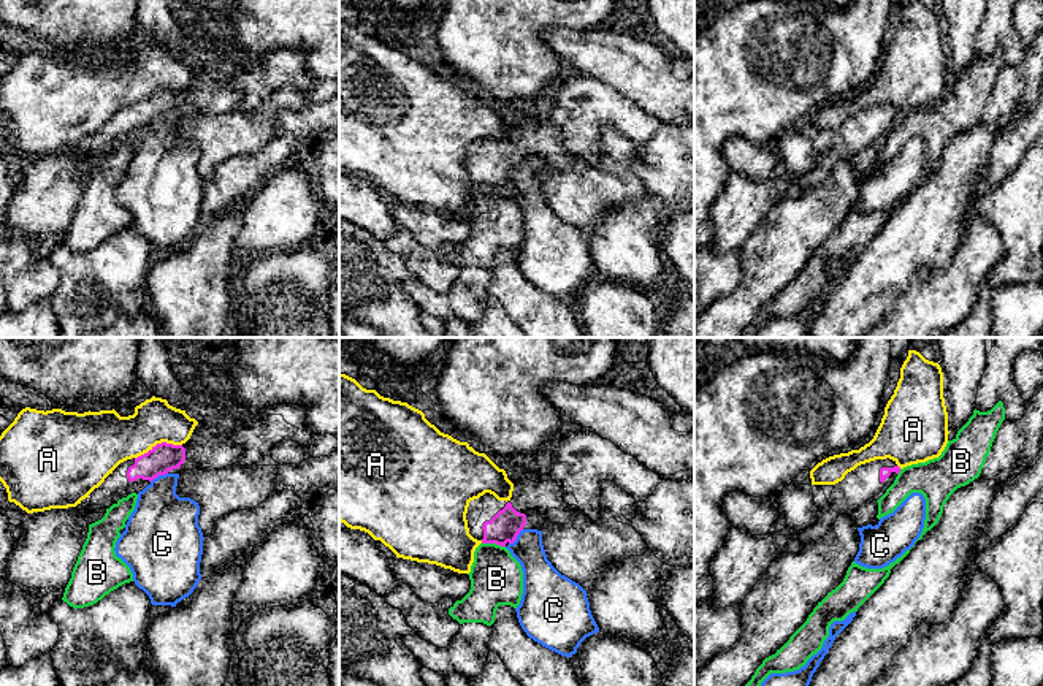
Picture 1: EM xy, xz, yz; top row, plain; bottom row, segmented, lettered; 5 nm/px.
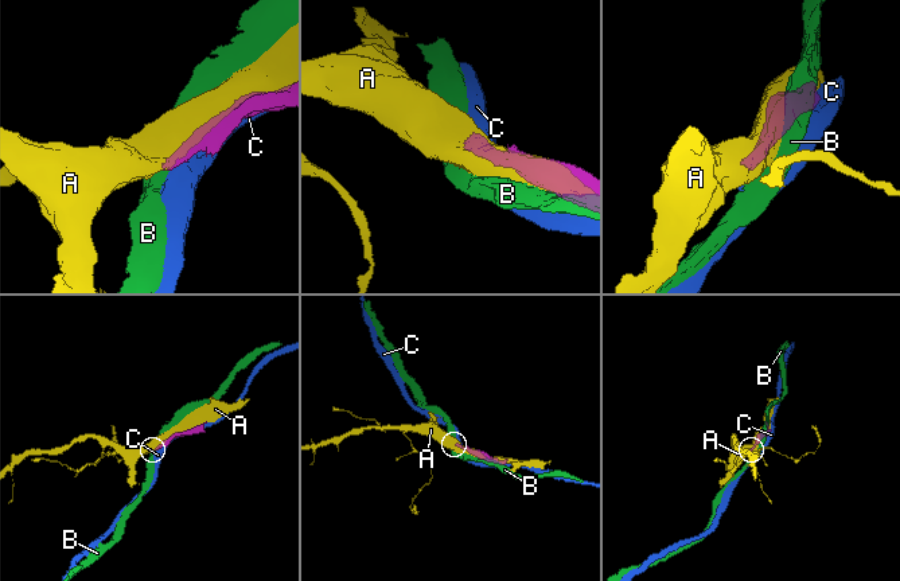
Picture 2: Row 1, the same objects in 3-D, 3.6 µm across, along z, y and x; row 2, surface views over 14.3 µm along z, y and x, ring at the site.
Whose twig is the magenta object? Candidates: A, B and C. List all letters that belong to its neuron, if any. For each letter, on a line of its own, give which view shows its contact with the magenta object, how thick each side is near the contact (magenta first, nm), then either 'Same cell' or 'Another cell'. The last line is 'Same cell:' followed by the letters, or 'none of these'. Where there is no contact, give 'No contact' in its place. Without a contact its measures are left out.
A: Touches magenta in xy. Thickness 150 nm (magenta) against 280 nm. Another cell
B: Touches magenta in xz. Thickness 160 nm (magenta) against 280 nm. Another cell
C: Touches magenta in xz. Thickness 160 nm (magenta) against 180 nm. Another cell
Same cell: none of these

